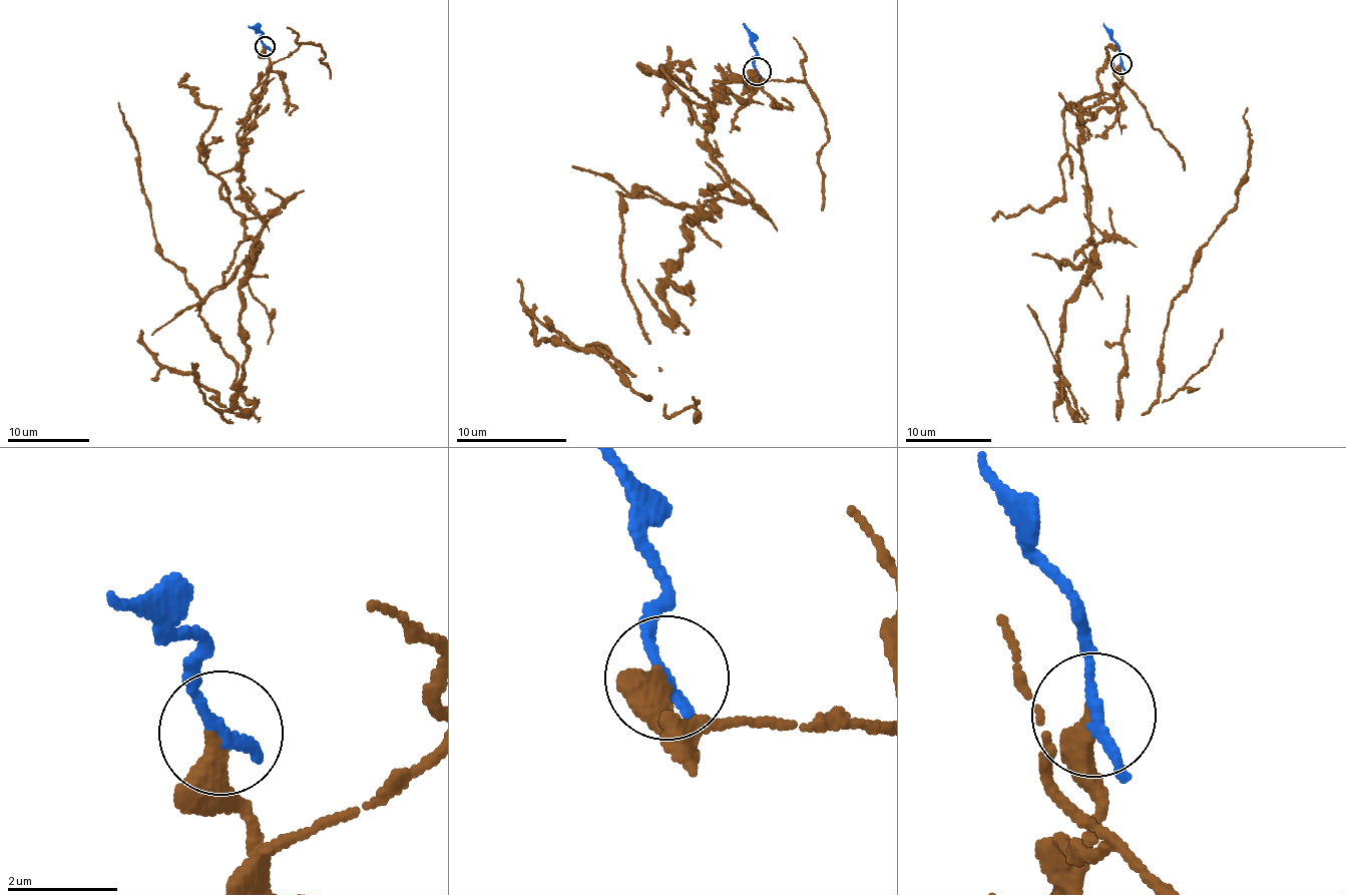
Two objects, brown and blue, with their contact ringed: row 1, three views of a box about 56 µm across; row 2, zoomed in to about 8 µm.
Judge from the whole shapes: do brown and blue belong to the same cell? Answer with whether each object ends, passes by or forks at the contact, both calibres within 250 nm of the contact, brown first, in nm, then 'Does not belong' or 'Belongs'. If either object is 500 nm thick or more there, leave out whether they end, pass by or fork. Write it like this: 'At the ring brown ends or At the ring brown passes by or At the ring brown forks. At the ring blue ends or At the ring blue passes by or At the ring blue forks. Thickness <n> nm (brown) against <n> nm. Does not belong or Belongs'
At the ring brown ends. At the ring blue passes by. Thickness 400 nm (brown) against 190 nm. Does not belong

